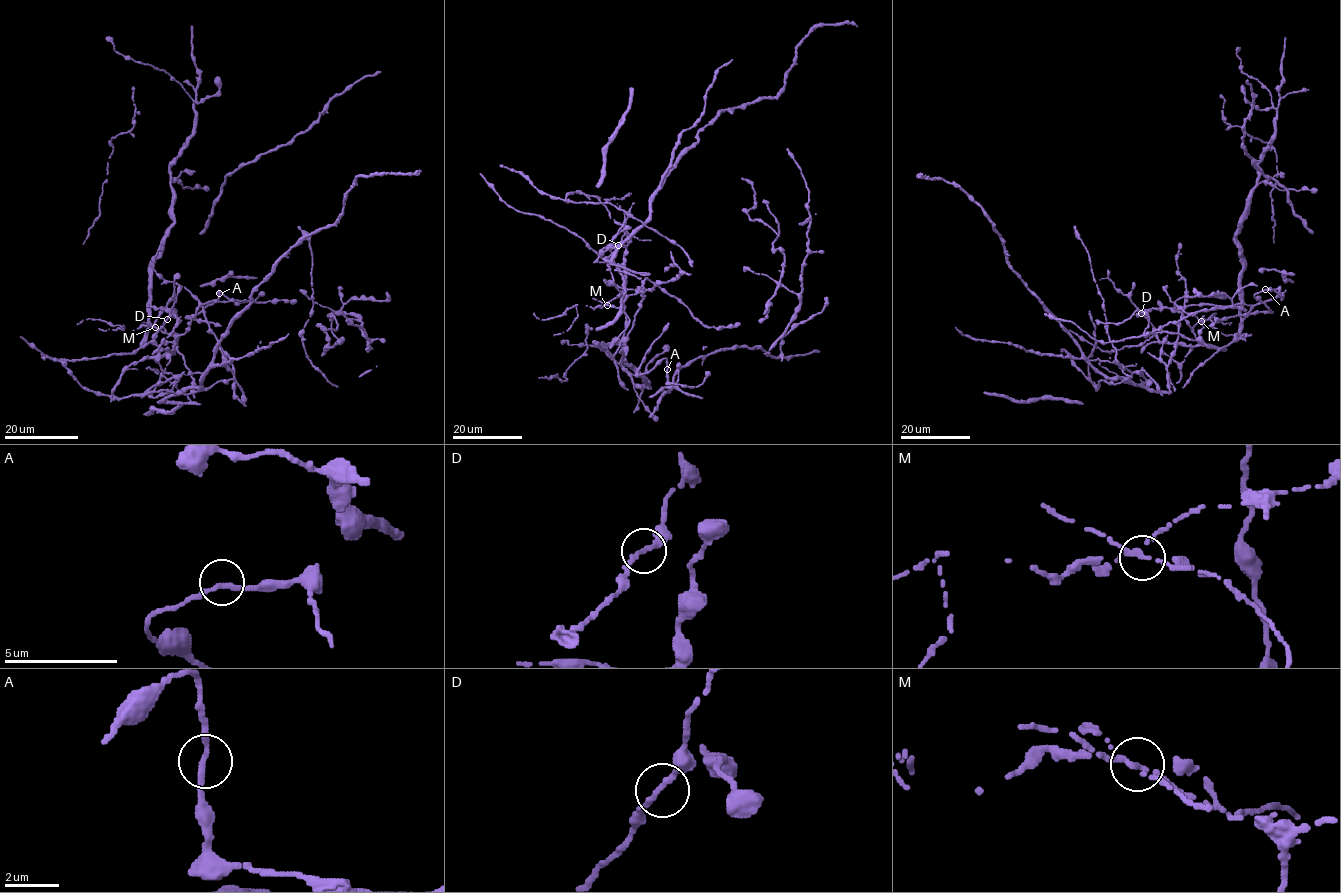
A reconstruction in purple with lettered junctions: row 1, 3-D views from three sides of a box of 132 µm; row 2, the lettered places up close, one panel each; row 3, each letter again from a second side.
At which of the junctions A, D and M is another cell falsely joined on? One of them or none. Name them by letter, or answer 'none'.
M

